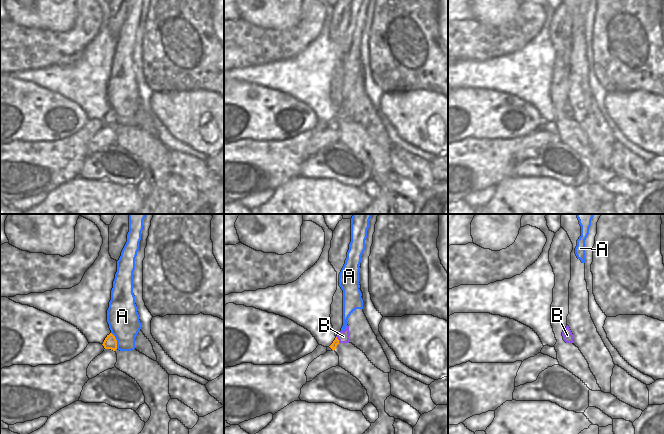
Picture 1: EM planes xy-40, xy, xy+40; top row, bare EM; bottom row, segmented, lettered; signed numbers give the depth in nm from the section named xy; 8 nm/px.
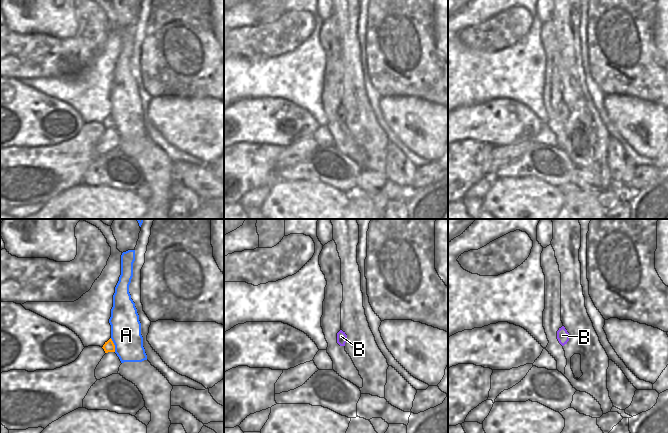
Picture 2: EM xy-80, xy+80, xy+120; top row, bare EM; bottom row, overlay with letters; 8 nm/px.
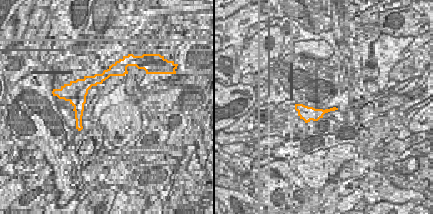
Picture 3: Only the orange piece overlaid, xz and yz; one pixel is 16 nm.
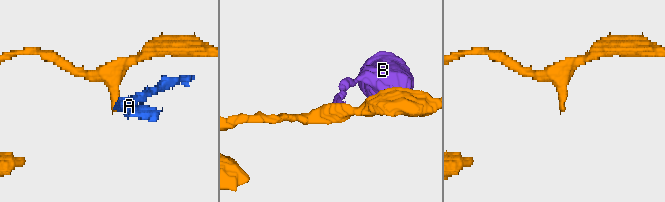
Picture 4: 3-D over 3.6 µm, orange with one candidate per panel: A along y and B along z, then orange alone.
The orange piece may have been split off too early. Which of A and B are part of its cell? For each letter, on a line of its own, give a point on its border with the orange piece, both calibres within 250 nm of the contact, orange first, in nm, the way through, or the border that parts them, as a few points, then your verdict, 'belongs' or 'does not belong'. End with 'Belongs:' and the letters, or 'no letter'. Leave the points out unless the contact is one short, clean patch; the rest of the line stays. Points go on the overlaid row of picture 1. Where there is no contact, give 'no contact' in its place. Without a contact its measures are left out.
A: xy-40 (116, 340) | 110/260 nm | along xy-40 (111, 332), (116, 340), (117, 348) | does not belong
B: xy (337, 339) | 50/100 nm | across xy (336, 341), (337, 339), (343, 336) | belongs
Belongs: B

